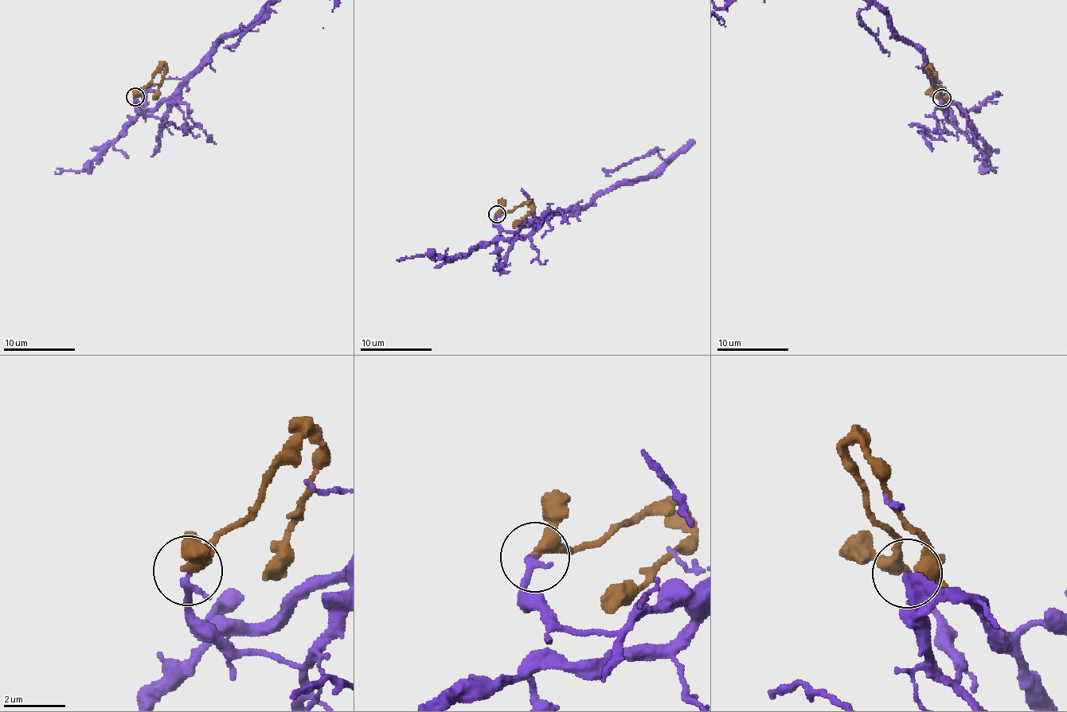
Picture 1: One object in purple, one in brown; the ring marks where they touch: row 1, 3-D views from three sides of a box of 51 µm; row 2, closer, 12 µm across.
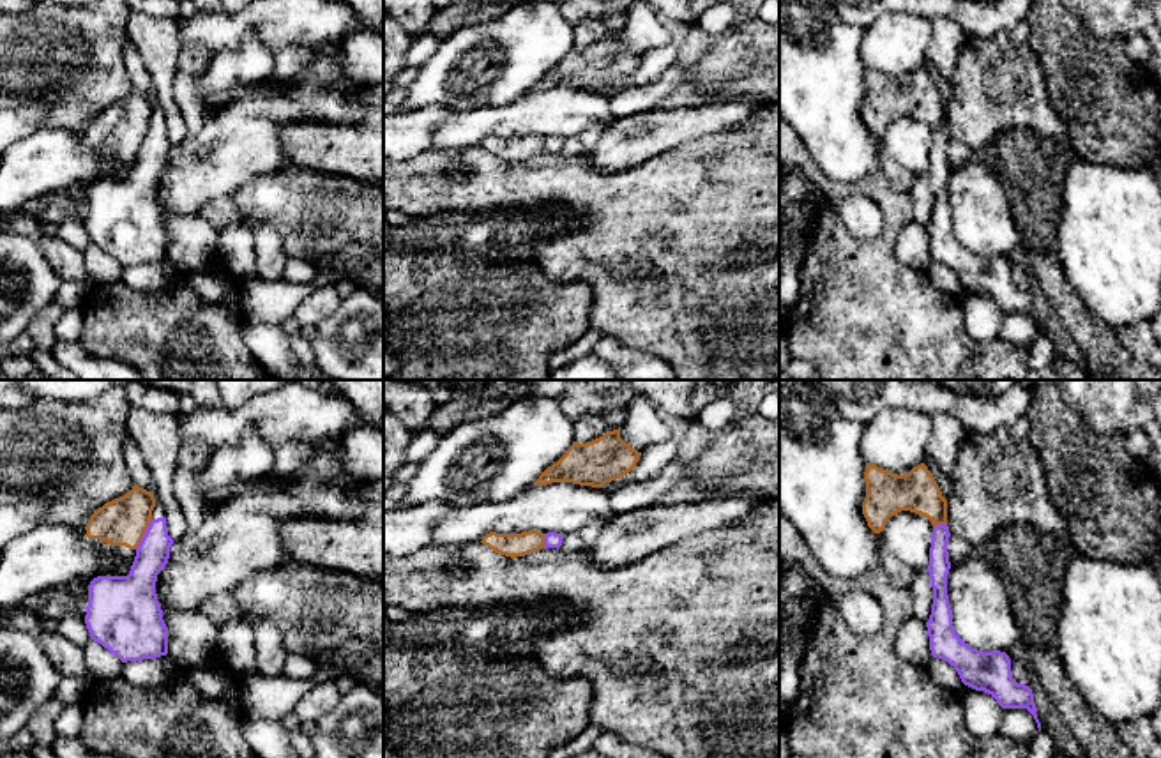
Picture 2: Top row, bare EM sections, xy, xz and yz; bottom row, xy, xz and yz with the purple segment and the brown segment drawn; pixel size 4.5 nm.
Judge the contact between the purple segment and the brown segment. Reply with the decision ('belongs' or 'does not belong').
does not belong

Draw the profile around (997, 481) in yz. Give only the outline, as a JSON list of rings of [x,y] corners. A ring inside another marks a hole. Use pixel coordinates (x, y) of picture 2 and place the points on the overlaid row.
[[[1007,428],[990,433],[967,433],[951,475],[952,491],[947,500],[949,534],[965,539],[975,550],[1000,528],[1027,523],[1057,539],[1069,541],[1071,528],[1055,507],[1044,466],[1027,438],[1014,438]]]

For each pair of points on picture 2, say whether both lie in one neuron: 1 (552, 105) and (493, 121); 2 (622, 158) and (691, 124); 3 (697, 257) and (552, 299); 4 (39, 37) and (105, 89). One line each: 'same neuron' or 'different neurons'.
1: same neuron
2: same neuron
3: different neurons
4: same neuron

